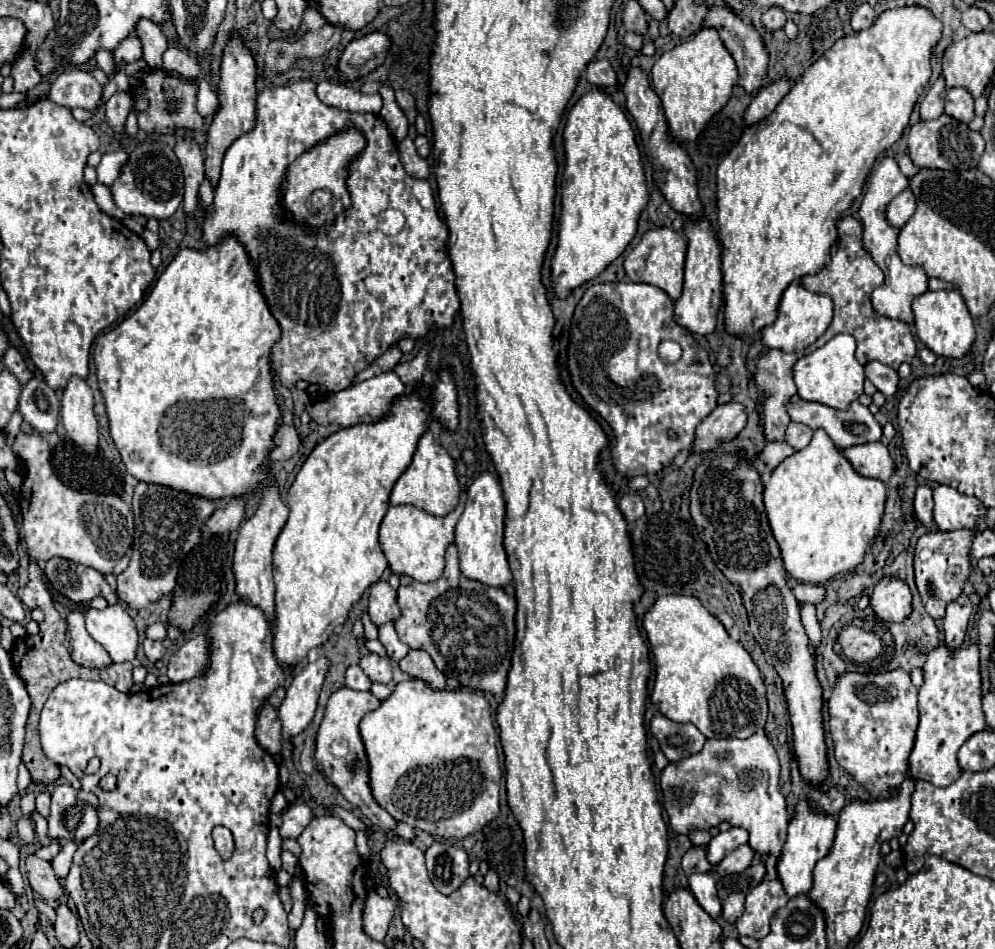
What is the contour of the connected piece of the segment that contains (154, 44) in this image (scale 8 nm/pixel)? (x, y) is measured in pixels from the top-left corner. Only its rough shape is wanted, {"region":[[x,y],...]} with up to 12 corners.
{"region":[[142,18],[136,32],[143,59],[161,68],[167,38],[160,26]]}

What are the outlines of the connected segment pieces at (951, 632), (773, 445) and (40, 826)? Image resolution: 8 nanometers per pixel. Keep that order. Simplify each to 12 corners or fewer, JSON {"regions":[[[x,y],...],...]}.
{"regions":[[[958,596],[946,606],[944,636],[950,650],[966,636],[972,602]],[[768,442],[762,460],[778,466],[796,450],[788,442]],[[34,810],[30,818],[34,822],[40,844],[50,844],[46,840],[46,818]]]}

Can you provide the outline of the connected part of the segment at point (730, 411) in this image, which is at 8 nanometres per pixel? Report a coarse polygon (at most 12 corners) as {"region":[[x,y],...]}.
{"region":[[740,402],[718,404],[696,428],[694,450],[708,452],[746,426]]}

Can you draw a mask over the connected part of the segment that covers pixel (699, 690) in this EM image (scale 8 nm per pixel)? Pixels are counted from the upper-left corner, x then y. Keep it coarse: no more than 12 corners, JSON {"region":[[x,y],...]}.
{"region":[[692,596],[644,616],[652,704],[706,738],[764,728],[746,648]]}

